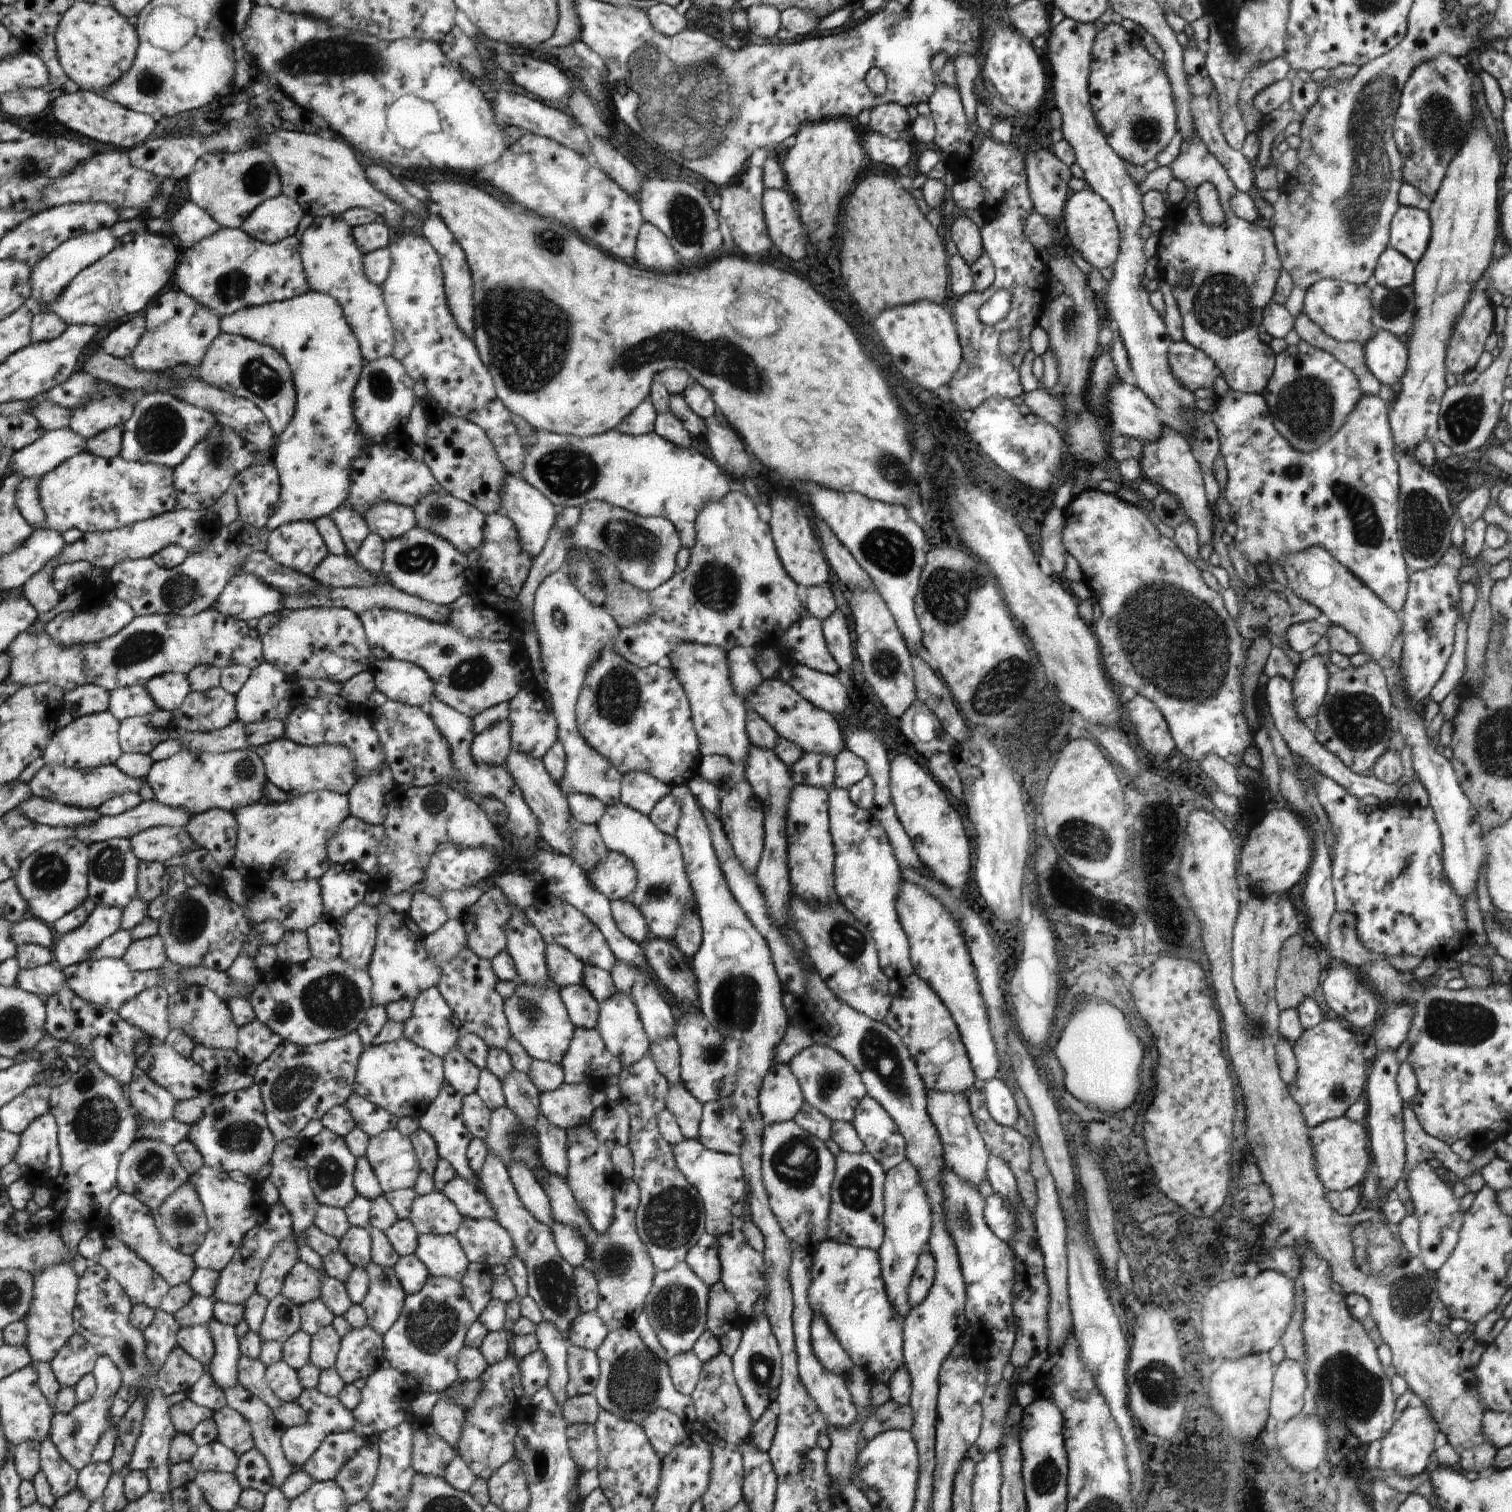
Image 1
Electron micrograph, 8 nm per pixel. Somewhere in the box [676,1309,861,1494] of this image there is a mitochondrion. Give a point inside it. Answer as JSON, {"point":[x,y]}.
{"point":[761,1364]}

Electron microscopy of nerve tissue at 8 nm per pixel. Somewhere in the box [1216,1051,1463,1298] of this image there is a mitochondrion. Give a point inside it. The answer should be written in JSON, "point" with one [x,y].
{"point":[1371,1248]}

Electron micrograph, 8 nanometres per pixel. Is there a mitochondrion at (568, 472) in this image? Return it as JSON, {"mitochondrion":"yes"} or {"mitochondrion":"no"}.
{"mitochondrion":"yes"}

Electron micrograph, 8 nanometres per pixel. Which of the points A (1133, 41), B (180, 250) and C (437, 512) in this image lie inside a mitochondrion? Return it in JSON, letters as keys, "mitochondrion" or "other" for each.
{"A":"other","B":"other","C":"mitochondrion"}

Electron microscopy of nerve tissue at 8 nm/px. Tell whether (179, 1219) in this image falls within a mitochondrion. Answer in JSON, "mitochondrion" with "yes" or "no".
{"mitochondrion":"yes"}

